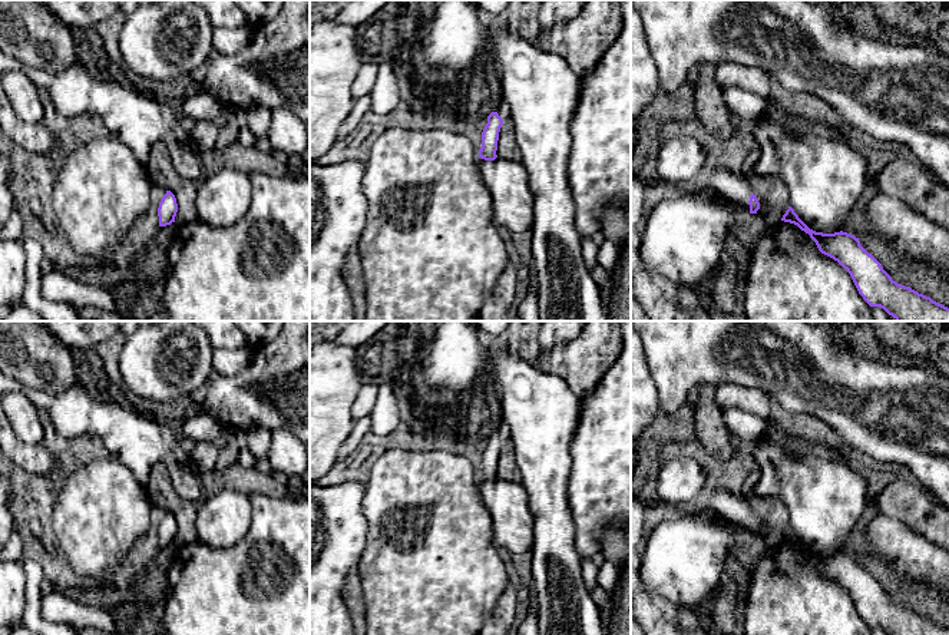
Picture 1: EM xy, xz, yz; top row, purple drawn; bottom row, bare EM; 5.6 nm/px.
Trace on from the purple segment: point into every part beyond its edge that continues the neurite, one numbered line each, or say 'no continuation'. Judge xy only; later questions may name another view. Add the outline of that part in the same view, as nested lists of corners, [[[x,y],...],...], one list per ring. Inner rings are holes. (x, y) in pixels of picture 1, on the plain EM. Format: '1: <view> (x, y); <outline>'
no continuation

